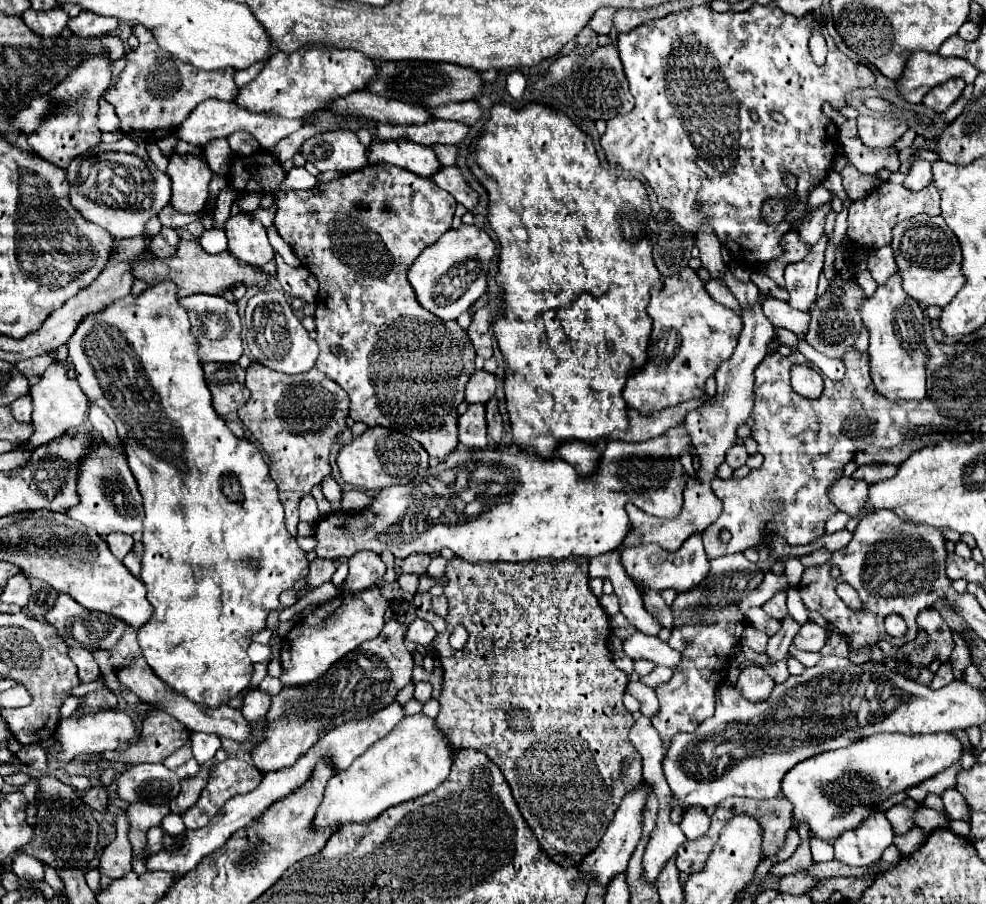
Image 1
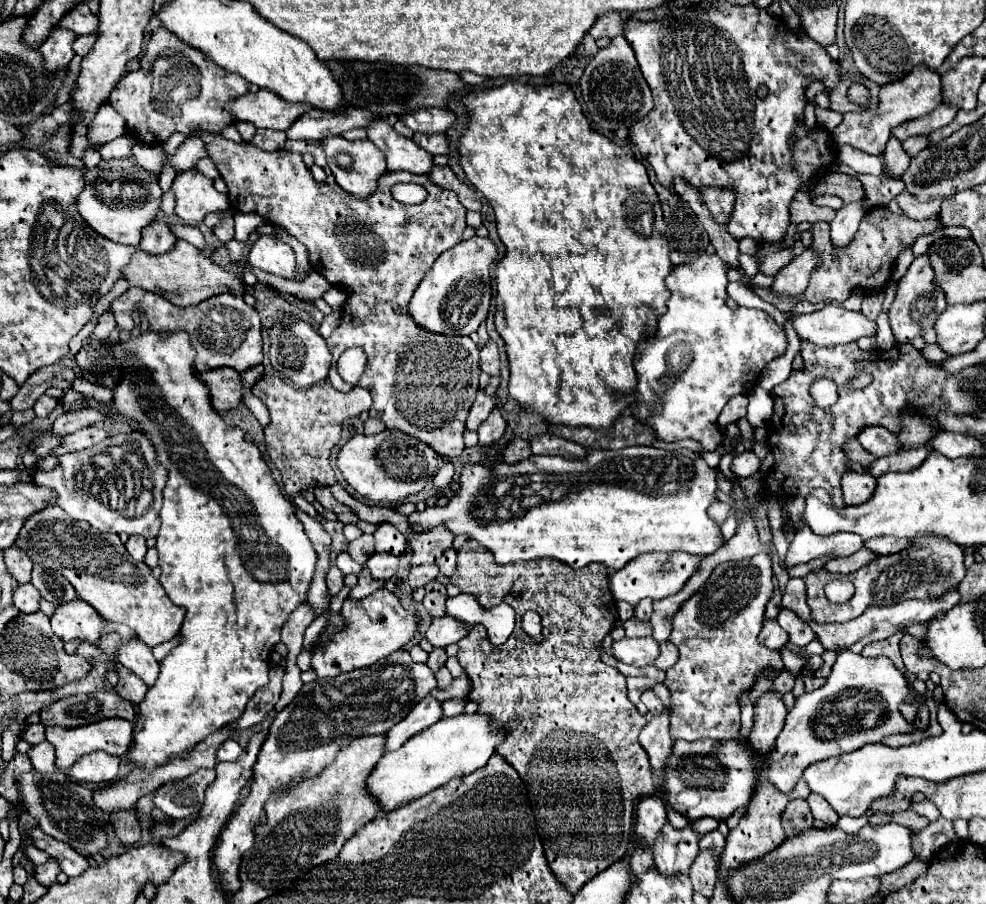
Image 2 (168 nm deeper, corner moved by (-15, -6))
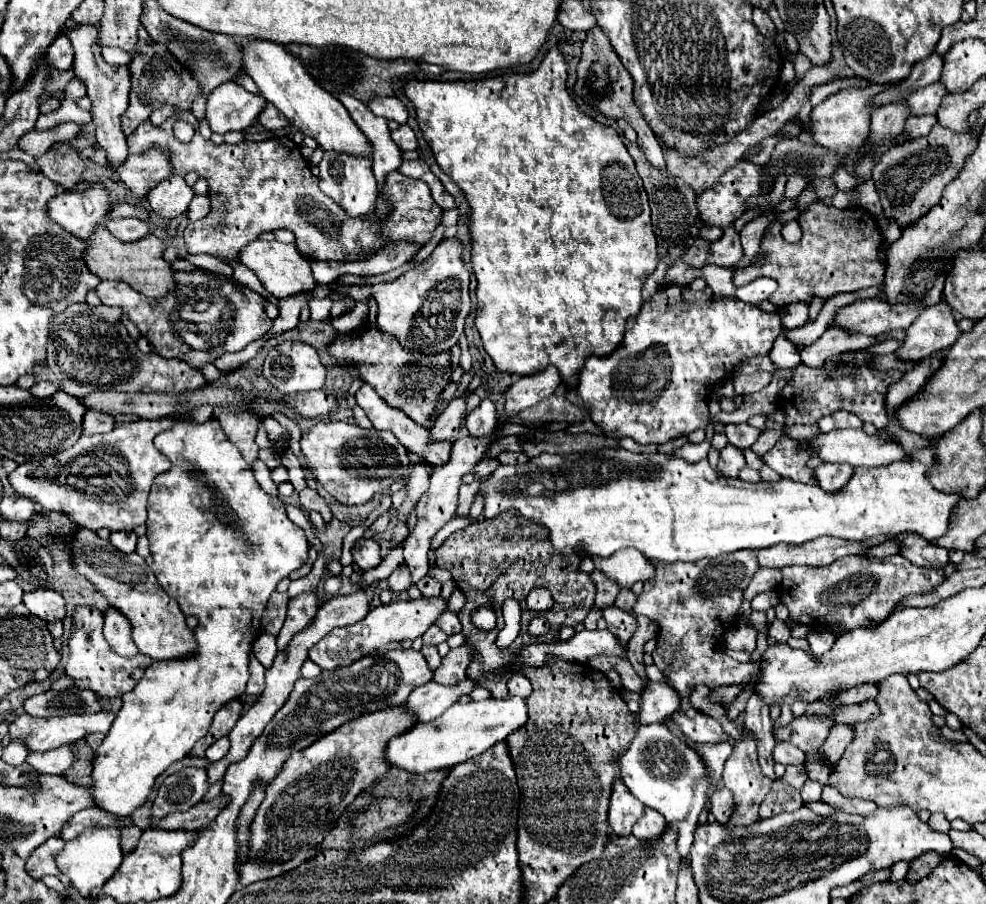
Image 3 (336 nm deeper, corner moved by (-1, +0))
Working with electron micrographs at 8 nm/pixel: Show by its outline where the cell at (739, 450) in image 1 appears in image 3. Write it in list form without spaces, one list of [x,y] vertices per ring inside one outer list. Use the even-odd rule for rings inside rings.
[[[726,444],[722,450],[720,450],[720,462],[718,462],[718,470],[724,474],[724,476],[738,476],[738,472],[746,466],[746,460],[744,460],[744,454],[740,448],[732,446],[732,444]]]

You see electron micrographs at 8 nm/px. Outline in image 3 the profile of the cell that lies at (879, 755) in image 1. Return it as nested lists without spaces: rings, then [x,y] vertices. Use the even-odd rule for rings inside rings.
[[[777,742],[772,752],[774,761],[784,765],[802,765],[806,764],[806,756],[804,752],[787,742]]]

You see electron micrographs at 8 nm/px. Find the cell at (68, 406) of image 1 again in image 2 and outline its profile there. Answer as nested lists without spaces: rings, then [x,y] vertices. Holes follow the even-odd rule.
[[[72,388],[64,390],[62,400],[64,400],[64,404],[66,404],[66,410],[76,410],[76,408],[84,408],[84,406],[86,406],[86,404],[82,402],[82,394],[76,392],[76,390],[72,390]]]

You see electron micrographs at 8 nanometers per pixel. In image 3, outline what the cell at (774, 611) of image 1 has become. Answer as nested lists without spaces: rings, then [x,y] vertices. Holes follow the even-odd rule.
[[[774,620],[770,626],[768,626],[768,638],[774,638],[778,642],[786,642],[790,638],[790,628],[786,622],[782,620]]]

